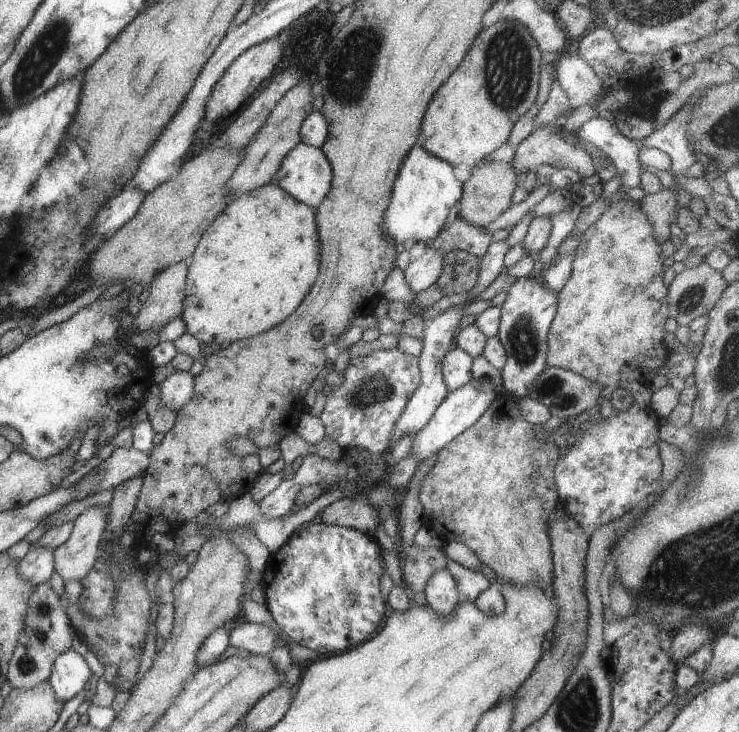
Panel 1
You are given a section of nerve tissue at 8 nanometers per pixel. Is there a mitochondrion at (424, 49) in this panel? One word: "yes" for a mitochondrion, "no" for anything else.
no

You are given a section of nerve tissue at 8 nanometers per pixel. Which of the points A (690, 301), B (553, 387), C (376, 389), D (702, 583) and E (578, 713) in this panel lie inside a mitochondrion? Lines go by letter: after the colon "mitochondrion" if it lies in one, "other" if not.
A: mitochondrion
B: mitochondrion
C: mitochondrion
D: mitochondrion
E: mitochondrion

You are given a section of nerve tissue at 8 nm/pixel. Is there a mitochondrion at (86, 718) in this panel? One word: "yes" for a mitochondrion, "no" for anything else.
no

